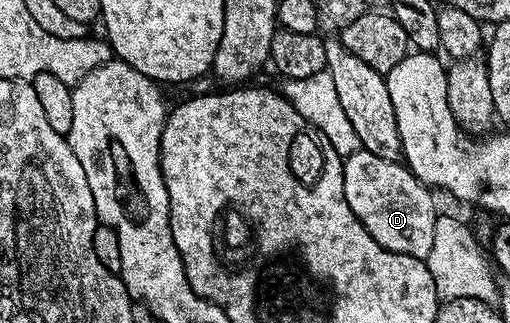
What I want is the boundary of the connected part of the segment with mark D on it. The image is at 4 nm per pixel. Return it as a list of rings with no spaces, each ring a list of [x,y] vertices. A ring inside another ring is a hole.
[[[361,148],[344,163],[344,199],[350,204],[350,212],[382,244],[382,248],[406,256],[427,259],[434,245],[434,228],[438,225],[433,191],[412,175],[403,161],[382,160],[374,152]]]

